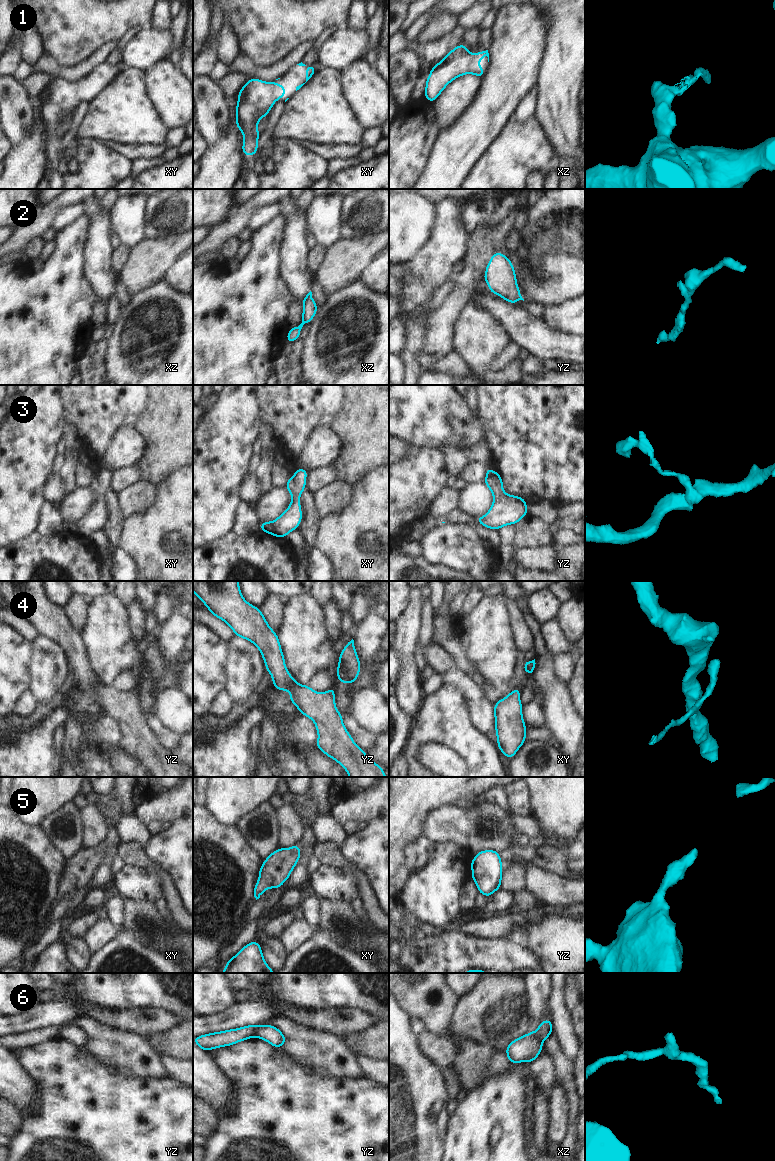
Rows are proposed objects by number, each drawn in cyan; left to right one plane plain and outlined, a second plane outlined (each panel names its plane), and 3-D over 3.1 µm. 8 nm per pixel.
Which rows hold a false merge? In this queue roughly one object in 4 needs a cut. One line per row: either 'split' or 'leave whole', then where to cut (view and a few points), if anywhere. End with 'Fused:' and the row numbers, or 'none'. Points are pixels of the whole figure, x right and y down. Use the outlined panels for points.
1: leave whole; cut none
2: leave whole; cut none
3: leave whole; cut none
4: leave whole; cut none
5: leave whole; cut none
6: split; cut yz (259, 1025), (255, 1036)
Fused: 6

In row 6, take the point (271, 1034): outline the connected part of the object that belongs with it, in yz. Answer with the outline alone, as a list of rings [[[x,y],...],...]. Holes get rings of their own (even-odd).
[[[269,1024],[259,1025],[256,1037],[267,1041],[276,1048],[281,1048],[286,1043],[286,1037],[282,1032],[278,1028]]]

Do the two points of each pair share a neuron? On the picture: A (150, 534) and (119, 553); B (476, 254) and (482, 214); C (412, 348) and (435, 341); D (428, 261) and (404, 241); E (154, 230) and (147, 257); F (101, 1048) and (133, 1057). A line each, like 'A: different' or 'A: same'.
A: different
B: different
C: different
D: different
E: different
F: same

